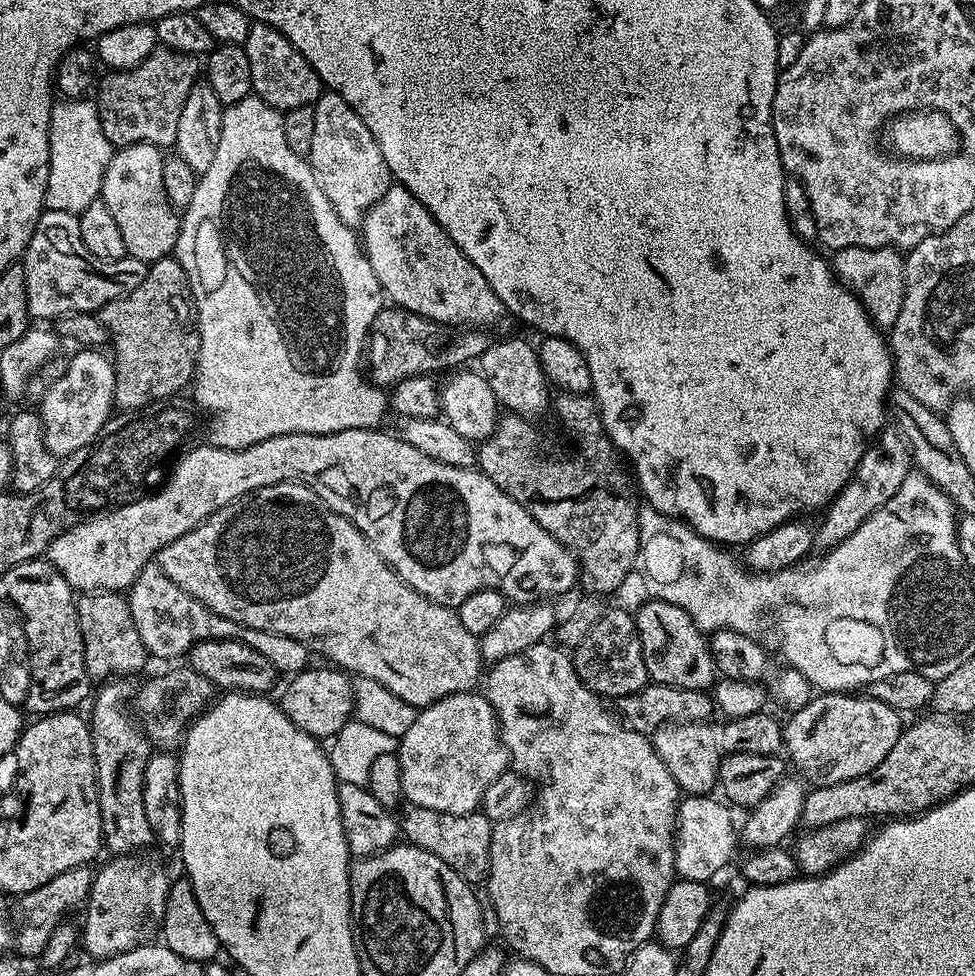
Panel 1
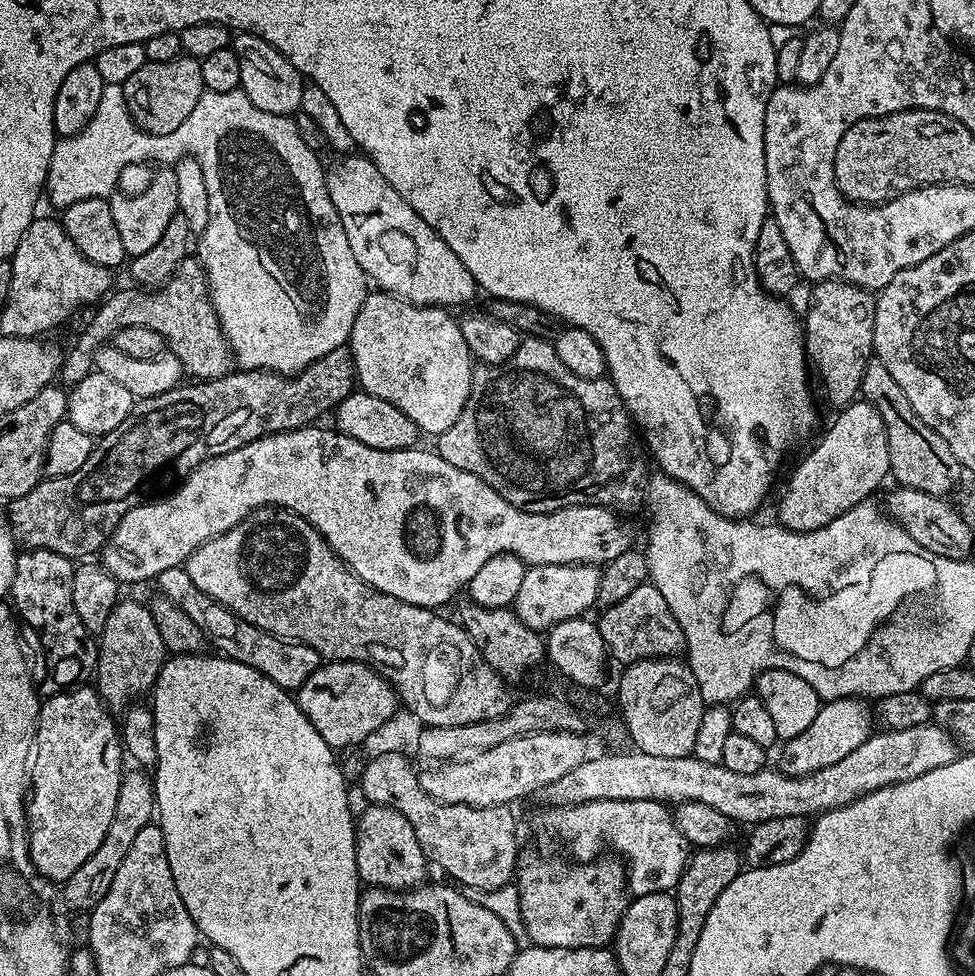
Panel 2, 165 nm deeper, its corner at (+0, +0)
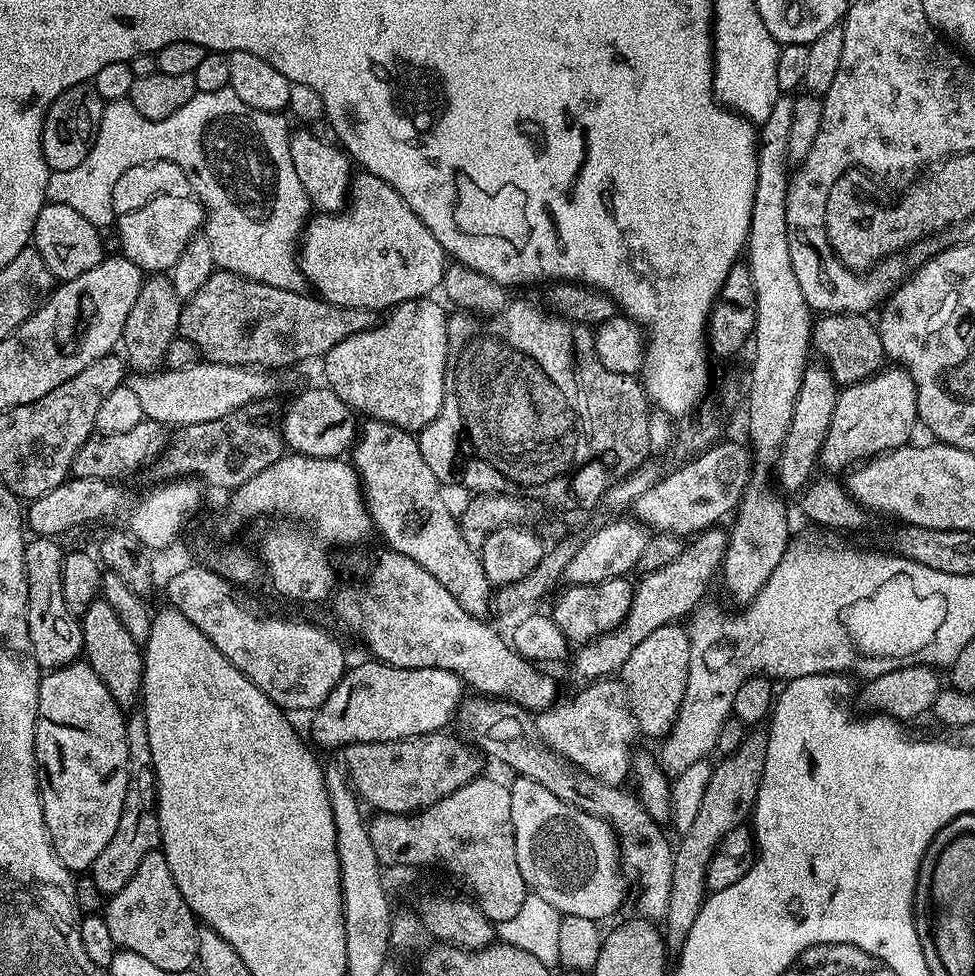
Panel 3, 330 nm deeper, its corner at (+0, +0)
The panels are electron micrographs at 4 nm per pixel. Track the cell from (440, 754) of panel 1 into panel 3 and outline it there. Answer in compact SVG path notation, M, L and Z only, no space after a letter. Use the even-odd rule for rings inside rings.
M616 678L594 680L584 686L573 700L563 700L535 717L540 737L552 751L586 774L607 784L623 785L630 776L634 759L632 743L638 737L636 720L628 709L625 685Z

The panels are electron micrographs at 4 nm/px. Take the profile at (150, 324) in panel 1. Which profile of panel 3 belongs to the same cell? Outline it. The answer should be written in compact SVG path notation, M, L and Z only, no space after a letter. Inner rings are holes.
M214 271L210 278L206 278L206 286L187 297L186 303L181 307L179 335L194 342L201 357L213 364L277 370L276 368L284 368L287 364L312 360L315 356L316 359L322 358L334 350L338 342L346 342L346 338L352 334L362 334L362 330L370 330L378 323L377 313L373 309L334 306L315 294L303 296L302 293L300 290L263 284L240 276L237 272Z

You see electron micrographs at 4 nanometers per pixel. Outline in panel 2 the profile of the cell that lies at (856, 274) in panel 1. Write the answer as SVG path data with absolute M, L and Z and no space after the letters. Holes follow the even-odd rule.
M822 280L812 292L812 305L808 313L803 313L802 327L804 341L809 353L814 357L814 368L820 371L820 380L828 391L828 400L833 409L847 408L860 396L860 383L866 366L873 359L874 353L874 318L876 314L876 296L869 289L846 284L842 280Z

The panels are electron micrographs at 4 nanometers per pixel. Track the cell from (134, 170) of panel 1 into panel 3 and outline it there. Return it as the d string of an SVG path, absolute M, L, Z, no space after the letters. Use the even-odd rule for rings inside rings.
M195 195L184 198L158 196L146 206L119 217L119 224L122 255L145 274L164 274L176 265L178 258L182 258L182 250L186 250L188 243L205 227L206 213Z

